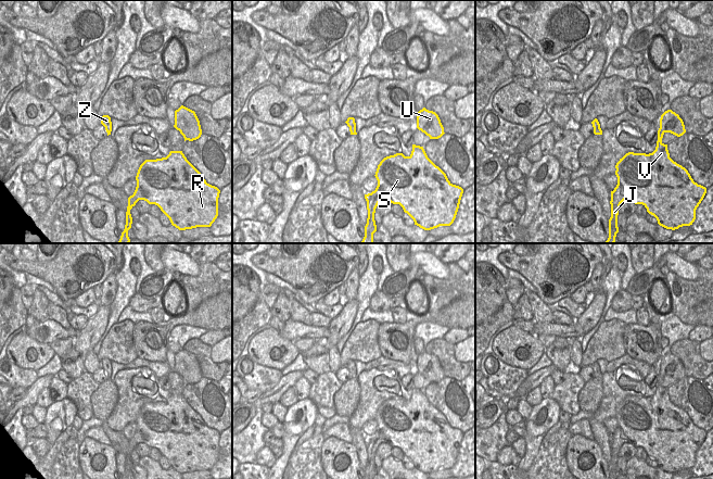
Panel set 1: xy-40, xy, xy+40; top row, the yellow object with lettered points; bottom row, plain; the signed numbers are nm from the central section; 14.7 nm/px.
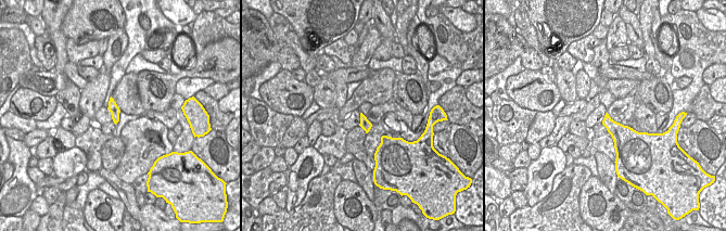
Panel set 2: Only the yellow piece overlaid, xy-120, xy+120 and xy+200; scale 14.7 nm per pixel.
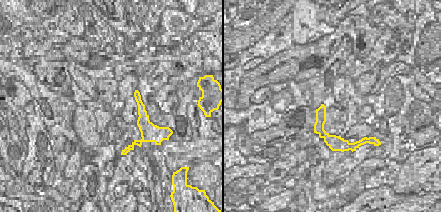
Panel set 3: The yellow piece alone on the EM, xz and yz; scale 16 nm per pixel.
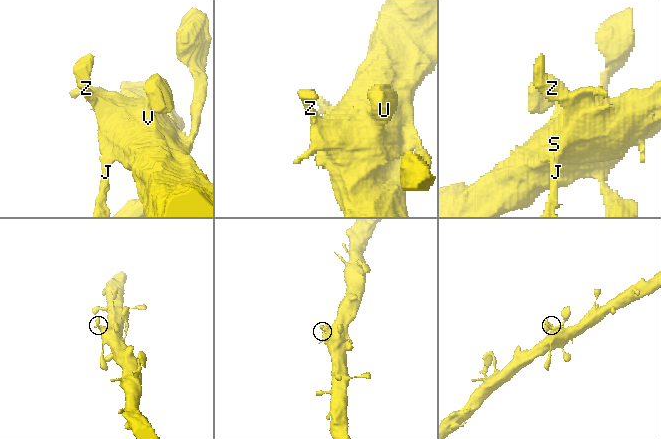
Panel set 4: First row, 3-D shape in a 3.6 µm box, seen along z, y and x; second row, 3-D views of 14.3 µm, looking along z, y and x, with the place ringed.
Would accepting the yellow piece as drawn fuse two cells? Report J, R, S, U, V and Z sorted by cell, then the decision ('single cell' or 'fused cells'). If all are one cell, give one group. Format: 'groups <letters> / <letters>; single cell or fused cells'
groups J R S U V Z; single cell

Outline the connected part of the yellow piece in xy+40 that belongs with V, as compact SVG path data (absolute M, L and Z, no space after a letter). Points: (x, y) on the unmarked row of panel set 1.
M667 353L661 358L657 390L652 396L628 395L616 406L617 428L611 434L609 479L616 479L619 476L617 458L624 443L642 448L647 455L657 462L658 467L666 472L675 474L683 469L690 469L695 465L696 453L703 443L706 431L695 426L688 414L670 401L667 388L662 386L665 376L677 380L686 376L683 363L672 353Z

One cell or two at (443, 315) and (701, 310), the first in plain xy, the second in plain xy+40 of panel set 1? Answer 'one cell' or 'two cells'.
one cell

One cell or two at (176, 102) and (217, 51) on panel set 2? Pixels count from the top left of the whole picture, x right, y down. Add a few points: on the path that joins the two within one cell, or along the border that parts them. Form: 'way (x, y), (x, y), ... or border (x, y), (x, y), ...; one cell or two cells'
border (175, 92), (168, 106); two cells

